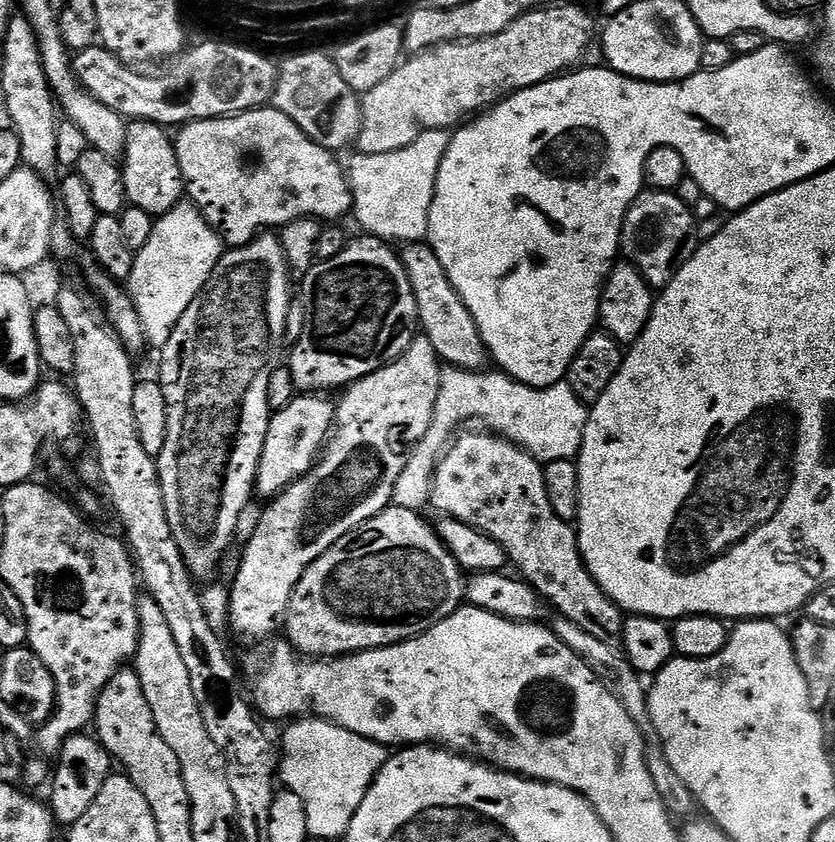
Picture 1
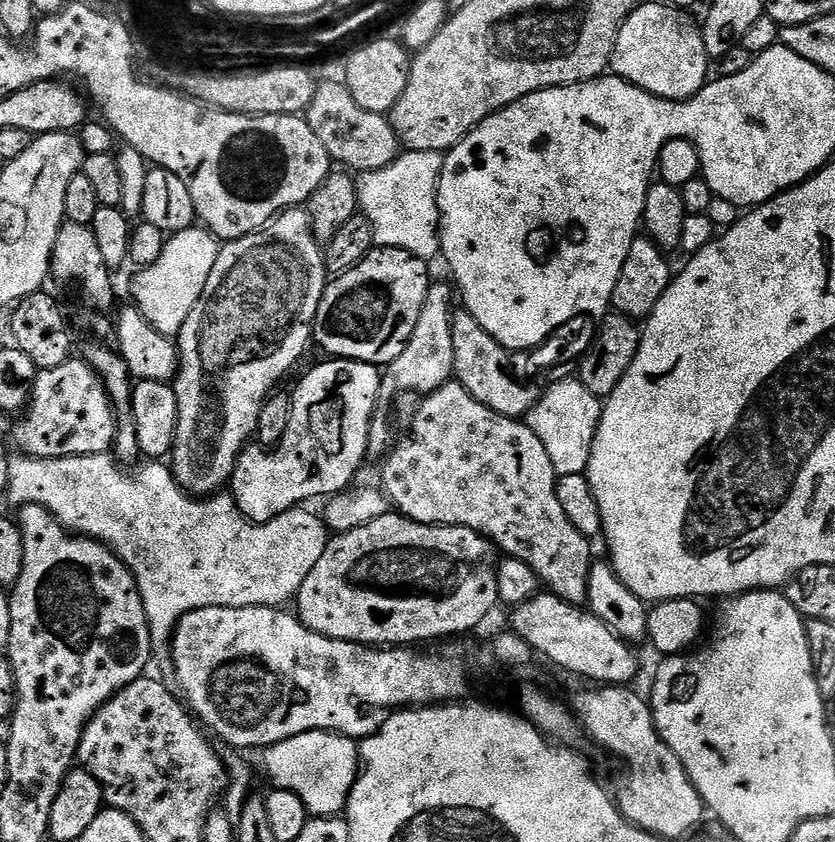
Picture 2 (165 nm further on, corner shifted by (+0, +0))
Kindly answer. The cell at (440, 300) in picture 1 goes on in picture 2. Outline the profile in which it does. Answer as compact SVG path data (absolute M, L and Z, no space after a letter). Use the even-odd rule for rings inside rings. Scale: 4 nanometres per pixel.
M456 310L452 314L450 338L454 341L454 380L482 406L494 410L494 414L502 414L513 418L527 417L528 411L534 407L542 395L538 387L531 388L520 380L512 377L511 366L513 357L499 344L482 326L478 326L478 318L474 318L467 310Z

